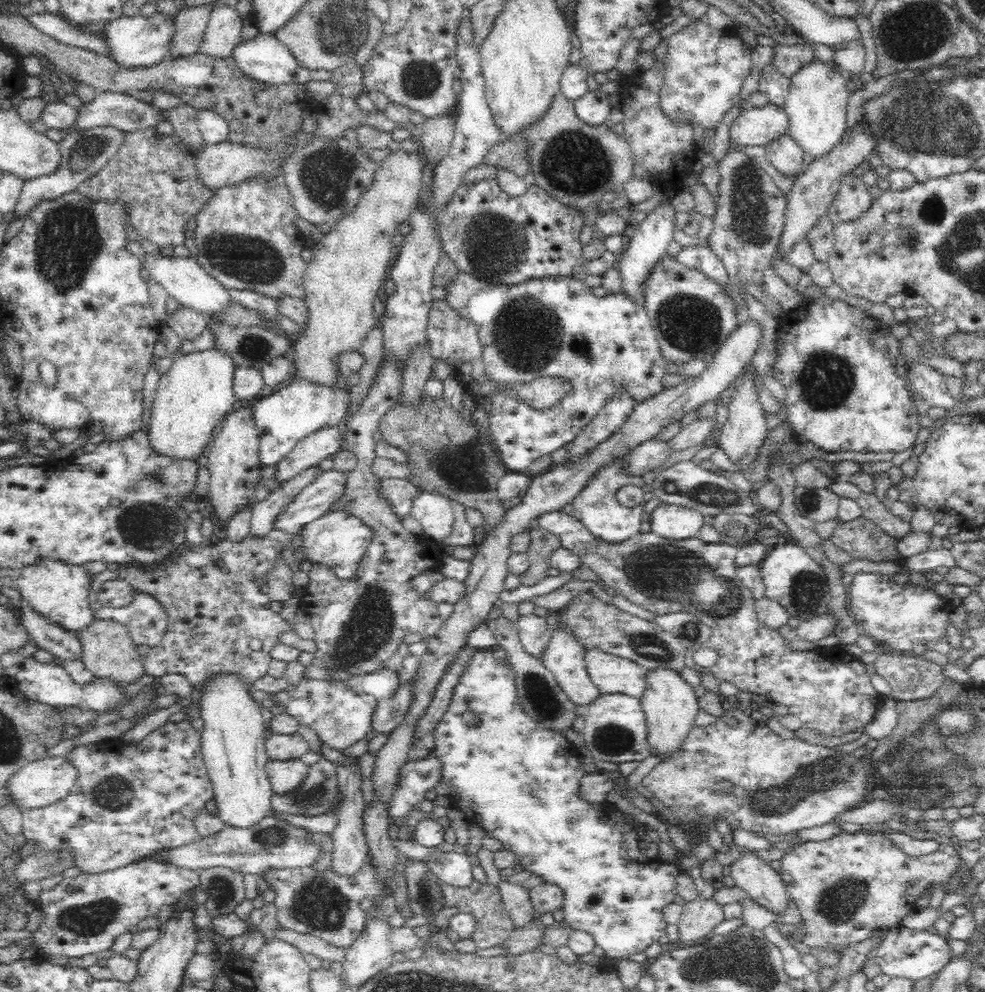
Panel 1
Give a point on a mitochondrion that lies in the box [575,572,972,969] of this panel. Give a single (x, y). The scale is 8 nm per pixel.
(923, 770)

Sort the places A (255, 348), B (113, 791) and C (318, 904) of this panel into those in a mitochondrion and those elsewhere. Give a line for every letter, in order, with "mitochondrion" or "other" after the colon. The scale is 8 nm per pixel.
A: mitochondrion
B: mitochondrion
C: mitochondrion

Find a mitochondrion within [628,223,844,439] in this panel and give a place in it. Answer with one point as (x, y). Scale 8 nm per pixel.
(690, 324)

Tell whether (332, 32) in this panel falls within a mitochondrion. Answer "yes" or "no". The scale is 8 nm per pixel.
yes

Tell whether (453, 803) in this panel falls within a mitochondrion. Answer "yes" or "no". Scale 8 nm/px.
no

